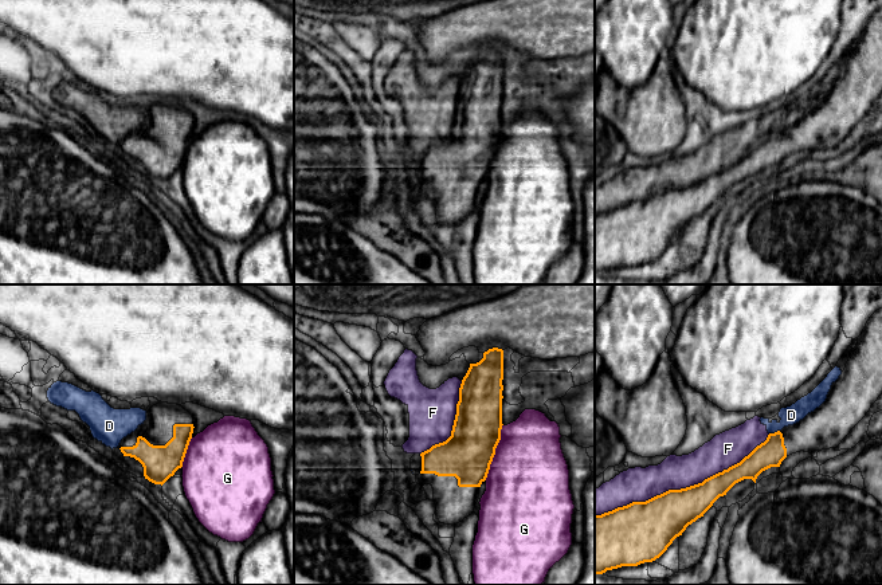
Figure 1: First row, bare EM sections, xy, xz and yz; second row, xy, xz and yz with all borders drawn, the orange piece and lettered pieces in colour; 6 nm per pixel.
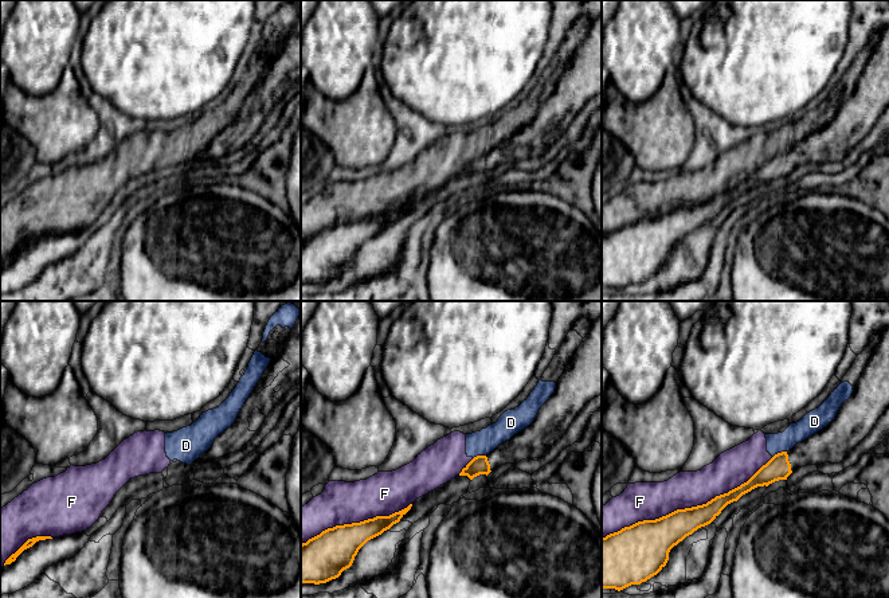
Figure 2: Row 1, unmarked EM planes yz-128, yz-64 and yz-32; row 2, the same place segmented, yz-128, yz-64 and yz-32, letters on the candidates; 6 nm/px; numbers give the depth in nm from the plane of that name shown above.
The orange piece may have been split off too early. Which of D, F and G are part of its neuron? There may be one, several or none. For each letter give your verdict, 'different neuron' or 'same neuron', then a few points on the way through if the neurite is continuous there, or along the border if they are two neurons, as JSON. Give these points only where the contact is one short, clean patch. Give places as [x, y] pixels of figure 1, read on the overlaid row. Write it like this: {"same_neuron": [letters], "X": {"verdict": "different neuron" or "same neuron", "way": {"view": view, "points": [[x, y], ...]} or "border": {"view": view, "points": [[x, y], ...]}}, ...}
{"same_neuron": [], "D": {"verdict": "different neuron", "border": {"view": "yz", "points": [[779, 430], [769, 434]]}}, "F": {"verdict": "different neuron"}, "G": {"verdict": "different neuron"}}

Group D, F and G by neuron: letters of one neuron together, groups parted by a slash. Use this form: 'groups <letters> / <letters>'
groups D F / G

